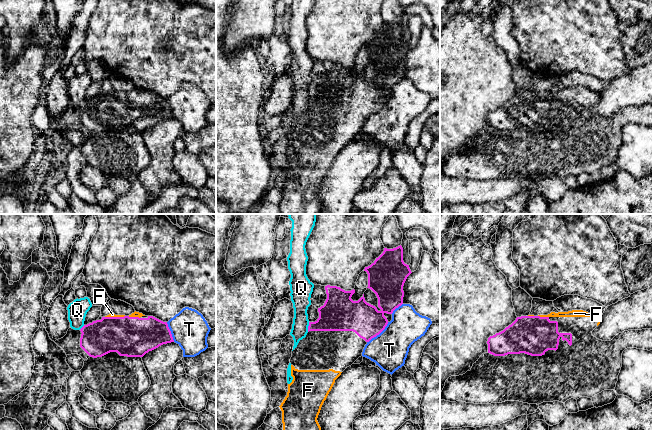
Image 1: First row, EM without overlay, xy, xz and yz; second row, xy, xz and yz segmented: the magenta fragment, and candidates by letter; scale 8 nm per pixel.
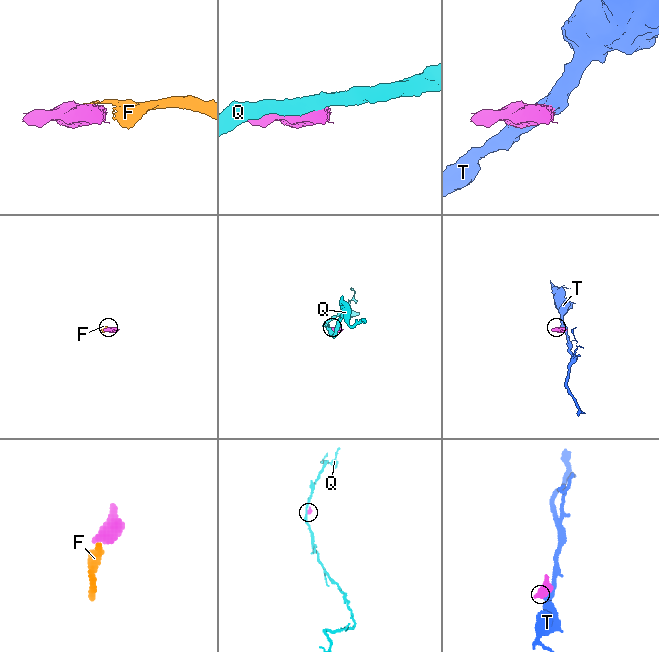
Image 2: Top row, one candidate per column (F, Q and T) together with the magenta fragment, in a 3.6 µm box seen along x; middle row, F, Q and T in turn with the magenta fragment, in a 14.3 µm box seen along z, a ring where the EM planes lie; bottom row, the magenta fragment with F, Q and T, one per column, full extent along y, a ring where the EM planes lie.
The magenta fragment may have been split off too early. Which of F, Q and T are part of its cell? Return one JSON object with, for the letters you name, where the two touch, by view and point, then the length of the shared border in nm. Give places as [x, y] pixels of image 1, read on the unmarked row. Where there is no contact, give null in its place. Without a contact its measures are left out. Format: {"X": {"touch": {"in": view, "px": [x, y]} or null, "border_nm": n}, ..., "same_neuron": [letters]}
{"F": {"touch": {"in": "yz", "px": [543, 93]}, "border_nm": 90}, "same_neuron": ["F"]}

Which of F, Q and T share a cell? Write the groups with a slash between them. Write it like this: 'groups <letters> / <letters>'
groups F / Q / T

